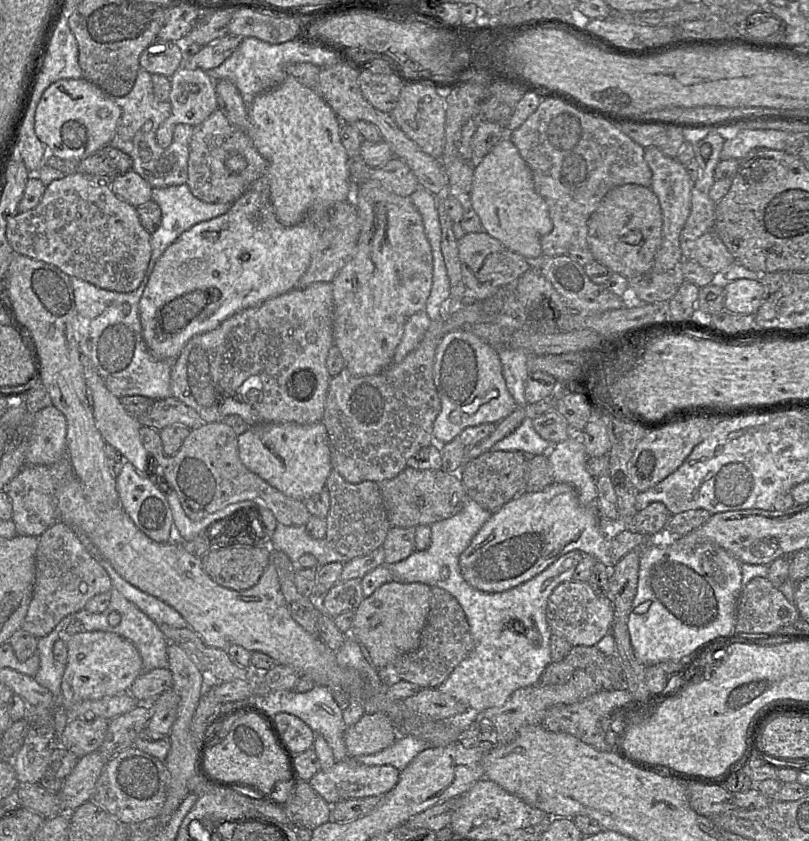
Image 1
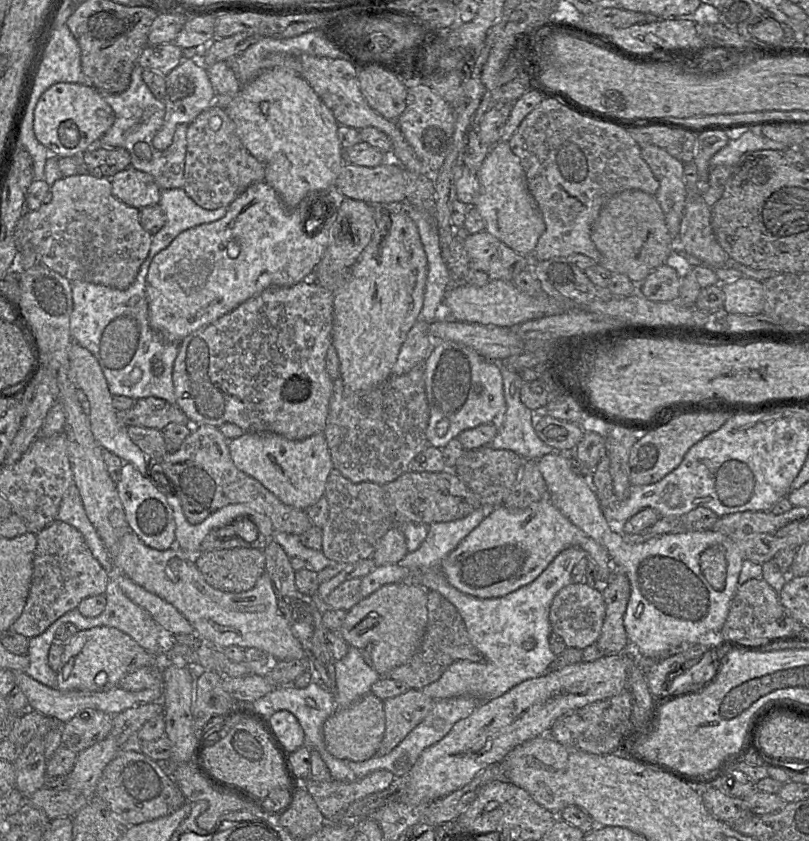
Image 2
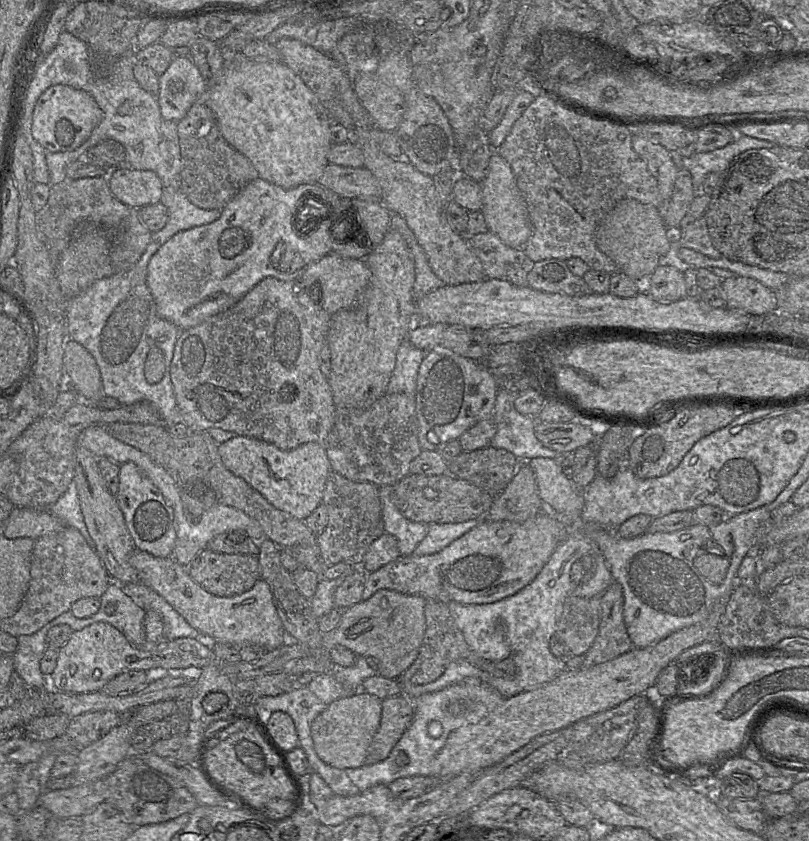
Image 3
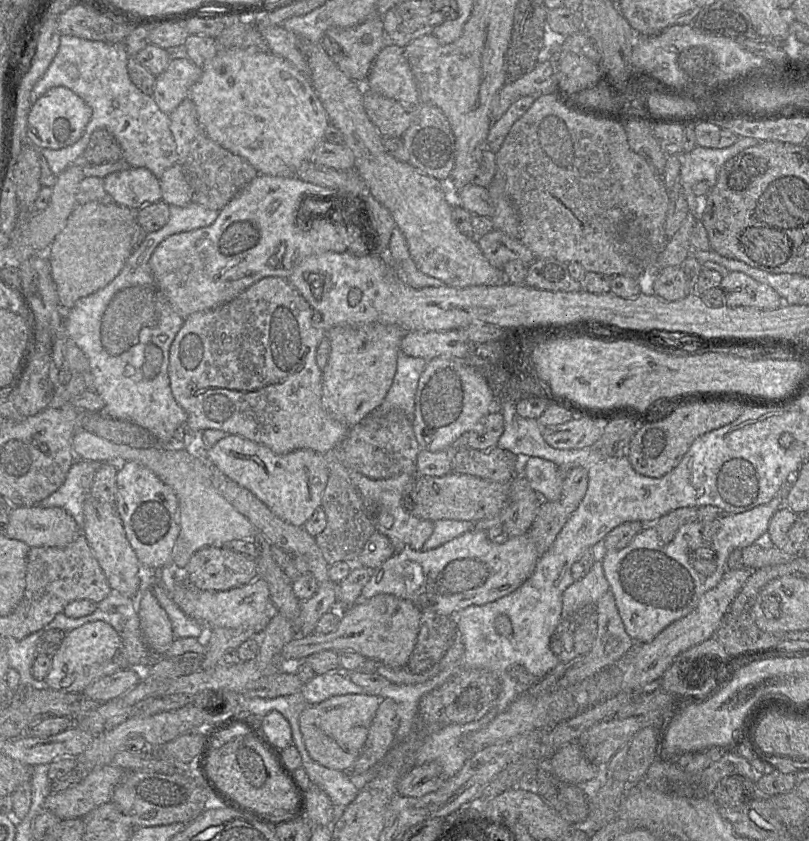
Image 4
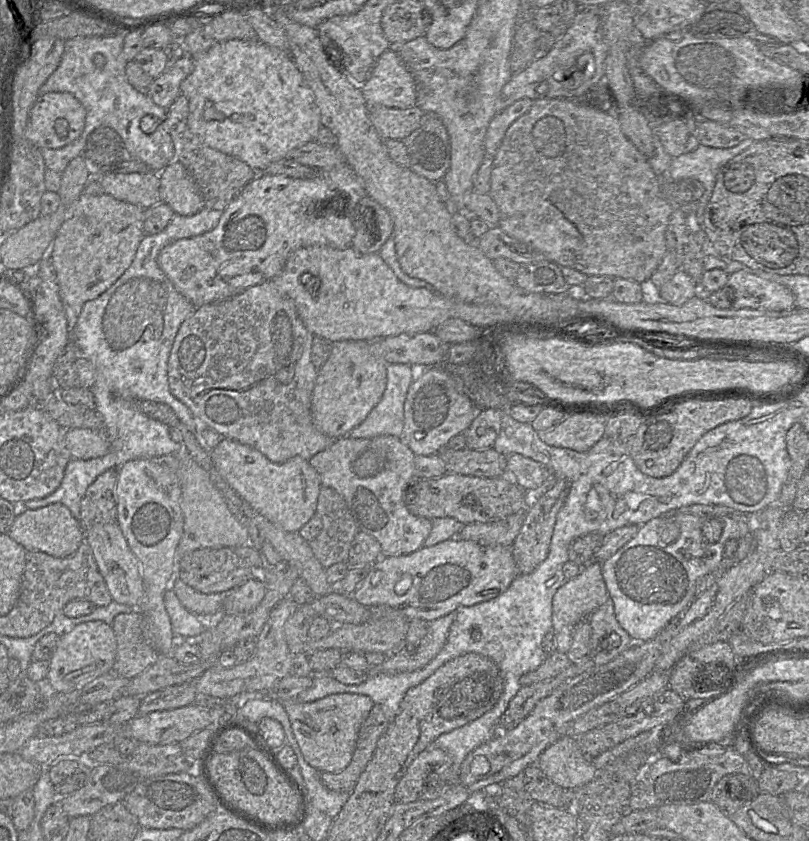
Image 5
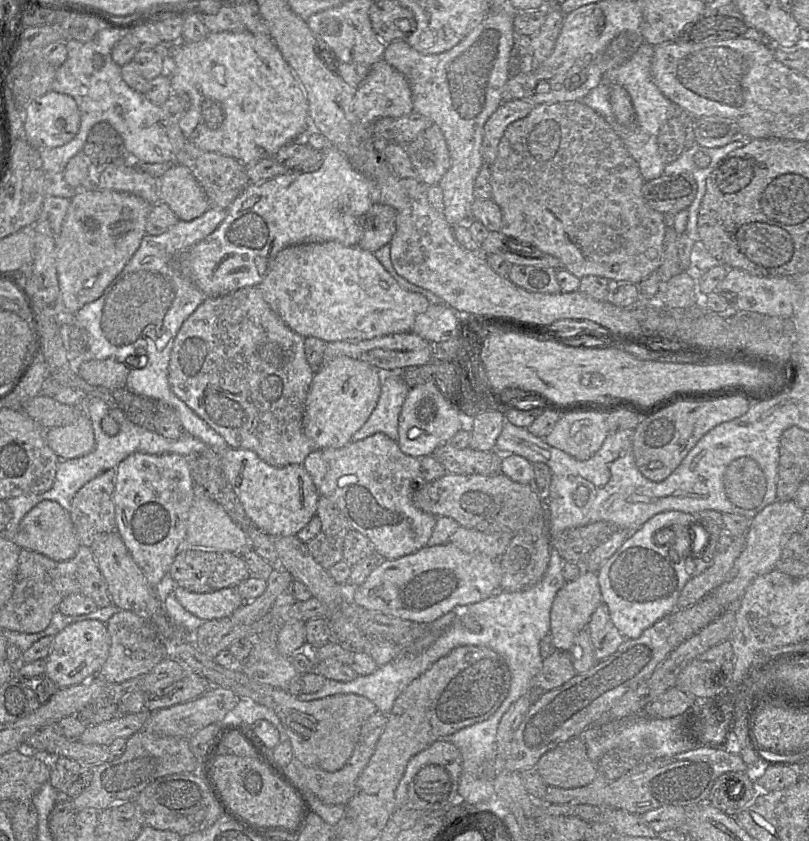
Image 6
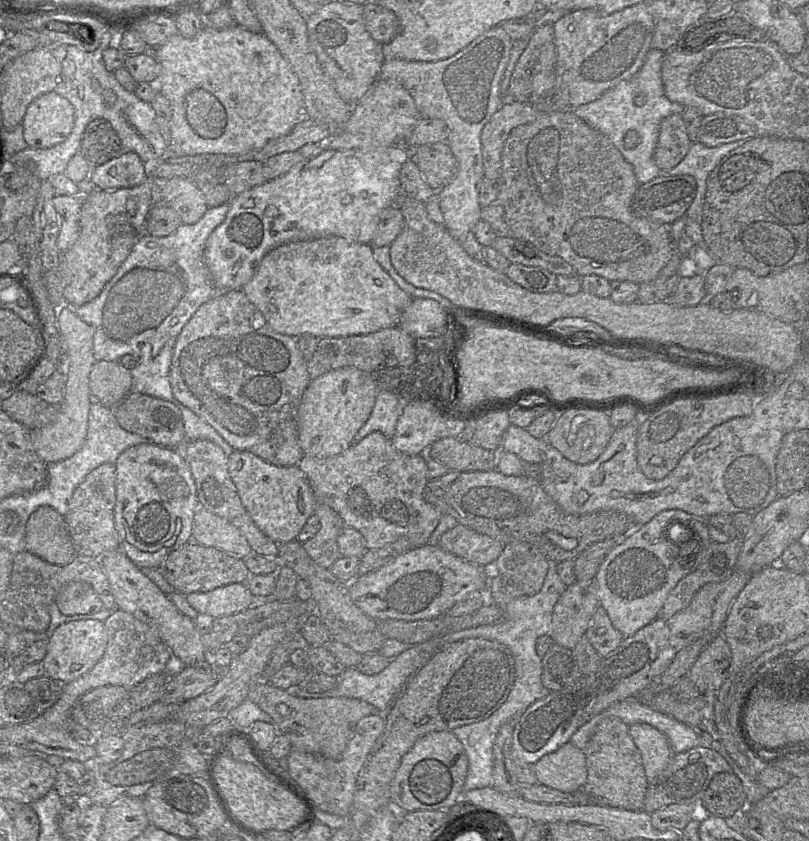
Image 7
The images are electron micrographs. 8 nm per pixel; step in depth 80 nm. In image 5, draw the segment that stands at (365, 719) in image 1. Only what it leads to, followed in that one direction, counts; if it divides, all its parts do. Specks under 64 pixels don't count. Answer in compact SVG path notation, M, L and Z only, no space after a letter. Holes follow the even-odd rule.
M338 693L313 702L282 701L305 761L319 772L338 773L352 760L362 724L374 706L367 695Z

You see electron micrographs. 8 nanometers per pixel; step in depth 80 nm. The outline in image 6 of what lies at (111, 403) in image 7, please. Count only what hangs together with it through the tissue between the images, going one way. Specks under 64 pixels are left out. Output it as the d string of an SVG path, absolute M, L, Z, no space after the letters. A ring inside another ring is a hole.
M113 359L83 362L78 375L88 384L107 389L125 388L129 366Z

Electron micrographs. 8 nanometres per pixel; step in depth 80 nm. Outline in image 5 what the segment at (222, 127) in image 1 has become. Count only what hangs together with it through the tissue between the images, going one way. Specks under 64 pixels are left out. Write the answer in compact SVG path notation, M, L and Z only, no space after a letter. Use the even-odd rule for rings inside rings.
M180 93L166 111L168 133L171 136L175 151L174 161L182 163L193 177L203 197L205 208L225 210L258 173L245 162L206 146L191 133L187 126L189 101L184 95Z

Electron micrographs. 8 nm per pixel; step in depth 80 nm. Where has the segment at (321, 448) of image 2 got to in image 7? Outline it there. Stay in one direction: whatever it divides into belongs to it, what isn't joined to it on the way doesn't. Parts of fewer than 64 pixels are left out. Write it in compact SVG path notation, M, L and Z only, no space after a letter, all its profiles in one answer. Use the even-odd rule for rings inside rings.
M234 450L227 459L229 477L257 528L278 545L295 540L318 505L306 475L297 465L274 466L248 451Z

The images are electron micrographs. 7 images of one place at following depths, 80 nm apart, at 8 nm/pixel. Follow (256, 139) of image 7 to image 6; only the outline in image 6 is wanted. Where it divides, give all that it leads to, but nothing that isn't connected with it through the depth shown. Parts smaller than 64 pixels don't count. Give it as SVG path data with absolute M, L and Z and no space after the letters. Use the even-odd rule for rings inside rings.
M248 30L244 32L225 31L209 33L204 40L195 43L177 42L169 64L169 76L172 93L181 98L187 98L187 110L179 121L181 131L187 140L203 151L232 157L243 165L253 164L264 158L274 158L281 147L295 139L304 138L310 131L308 101L303 84L290 65L285 61L270 36L255 34Z

